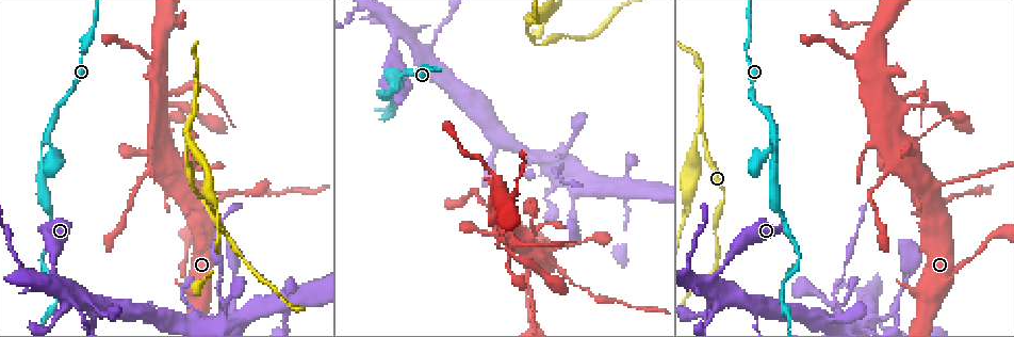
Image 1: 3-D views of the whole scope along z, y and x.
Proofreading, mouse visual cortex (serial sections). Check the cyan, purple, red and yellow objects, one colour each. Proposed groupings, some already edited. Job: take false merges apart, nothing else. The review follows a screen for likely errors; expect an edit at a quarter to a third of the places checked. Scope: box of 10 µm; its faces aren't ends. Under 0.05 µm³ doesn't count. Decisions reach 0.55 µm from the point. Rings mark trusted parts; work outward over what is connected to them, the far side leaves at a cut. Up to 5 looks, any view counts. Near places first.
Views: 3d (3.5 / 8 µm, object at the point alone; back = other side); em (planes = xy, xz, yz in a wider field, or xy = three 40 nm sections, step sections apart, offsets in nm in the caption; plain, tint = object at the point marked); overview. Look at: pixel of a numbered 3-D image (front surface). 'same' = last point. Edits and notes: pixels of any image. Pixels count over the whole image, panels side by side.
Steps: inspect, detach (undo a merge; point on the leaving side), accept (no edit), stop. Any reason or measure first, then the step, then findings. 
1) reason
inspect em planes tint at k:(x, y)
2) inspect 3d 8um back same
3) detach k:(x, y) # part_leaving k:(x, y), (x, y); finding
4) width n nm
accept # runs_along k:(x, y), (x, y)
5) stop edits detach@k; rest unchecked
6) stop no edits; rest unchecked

two arms in line, one across
inspect 3d 8um back at 1:(47, 139)

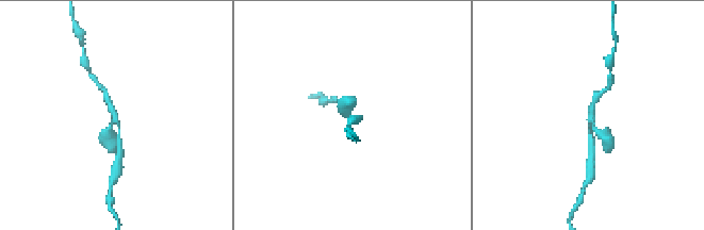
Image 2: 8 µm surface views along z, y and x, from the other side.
closer look
inspect 3d 3.5um same

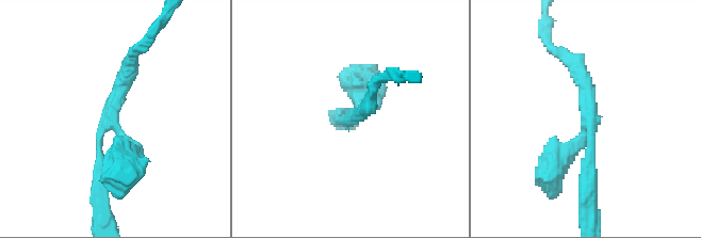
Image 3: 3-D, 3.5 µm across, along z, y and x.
arms 3; arm_widths 200, 250, 350 nm
inspect em xy step 2 tint at 3:(349, 117)

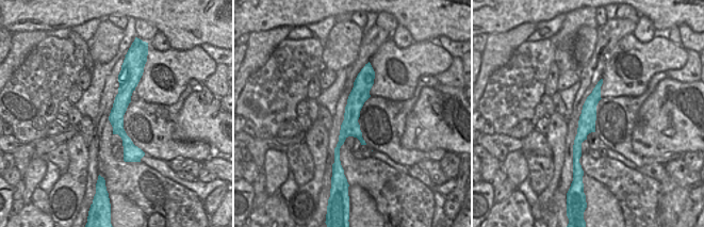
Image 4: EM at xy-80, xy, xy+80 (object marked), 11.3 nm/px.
accept # runs_along 4:(370, 69), (337, 155); continuous, no second cell

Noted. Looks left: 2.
abrupt turn
inspect 3d 3.5um at 1:(381, 119)

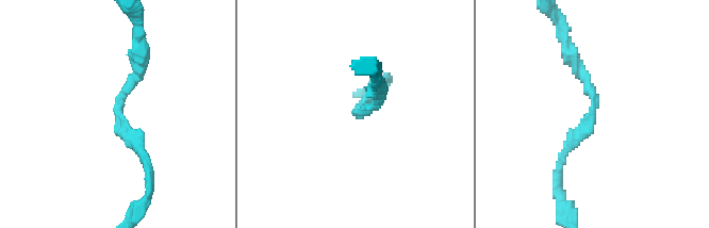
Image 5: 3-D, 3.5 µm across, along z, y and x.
arm_widths 150, 200 nm
inspect em xy step 1 tint at 5:(117, 112)

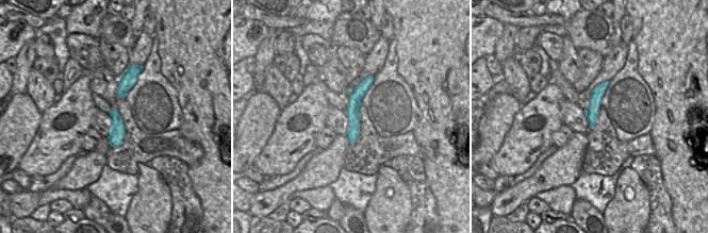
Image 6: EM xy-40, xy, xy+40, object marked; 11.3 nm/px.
width 150 nm
accept # runs_along 6:(369, 79), (355, 98), (350, 139); continuous, no second cell

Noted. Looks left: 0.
stop no edits; rest unchecked

